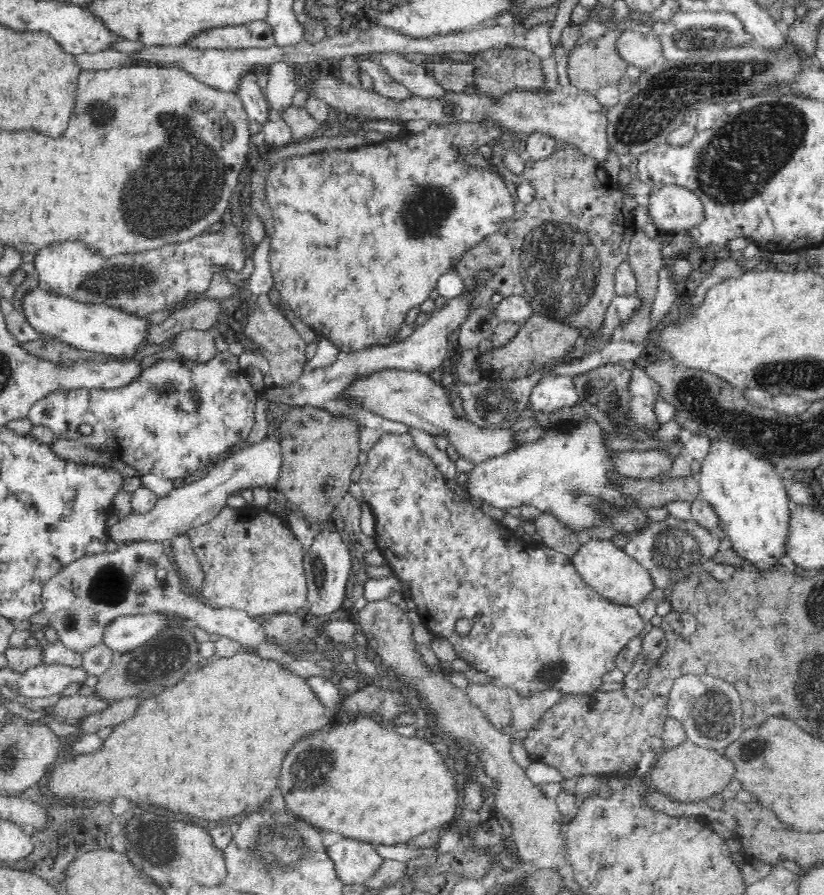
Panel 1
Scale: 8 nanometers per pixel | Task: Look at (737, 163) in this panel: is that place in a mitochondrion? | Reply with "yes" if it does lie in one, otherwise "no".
yes

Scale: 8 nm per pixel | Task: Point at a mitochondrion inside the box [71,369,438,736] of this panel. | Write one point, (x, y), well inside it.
(161, 659)

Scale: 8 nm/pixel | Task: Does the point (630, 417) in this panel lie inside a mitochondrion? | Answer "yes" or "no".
yes

